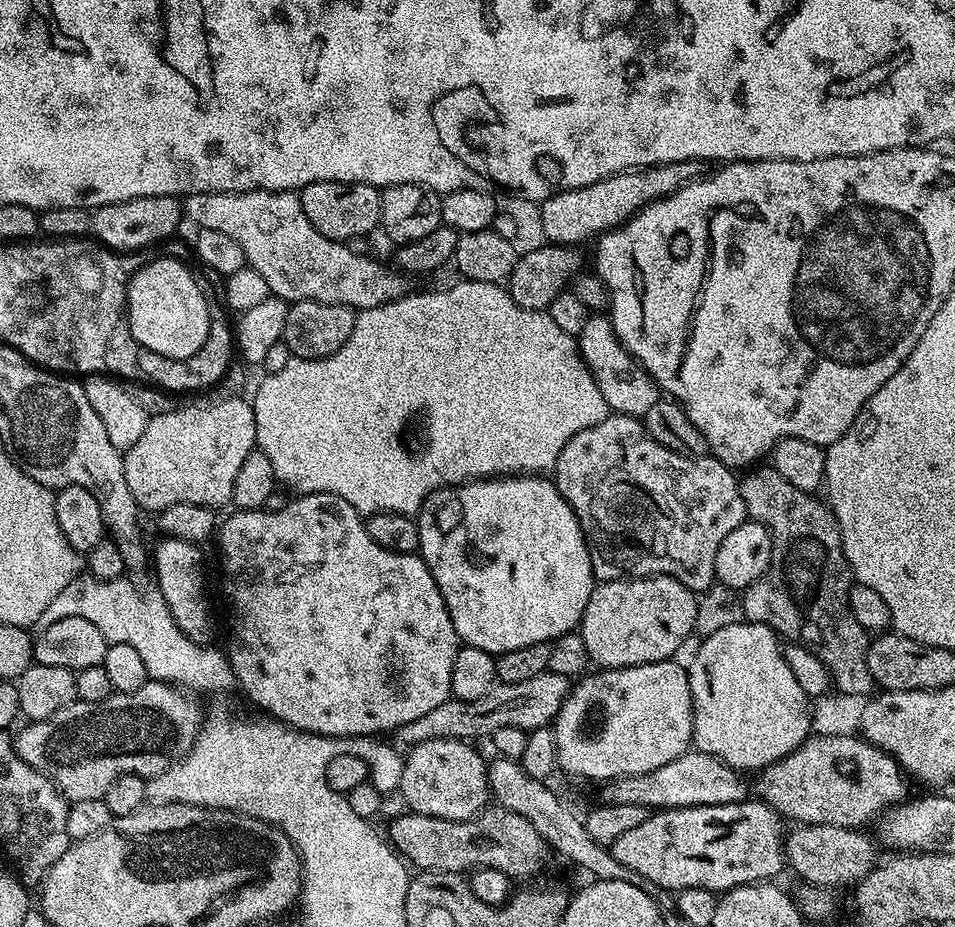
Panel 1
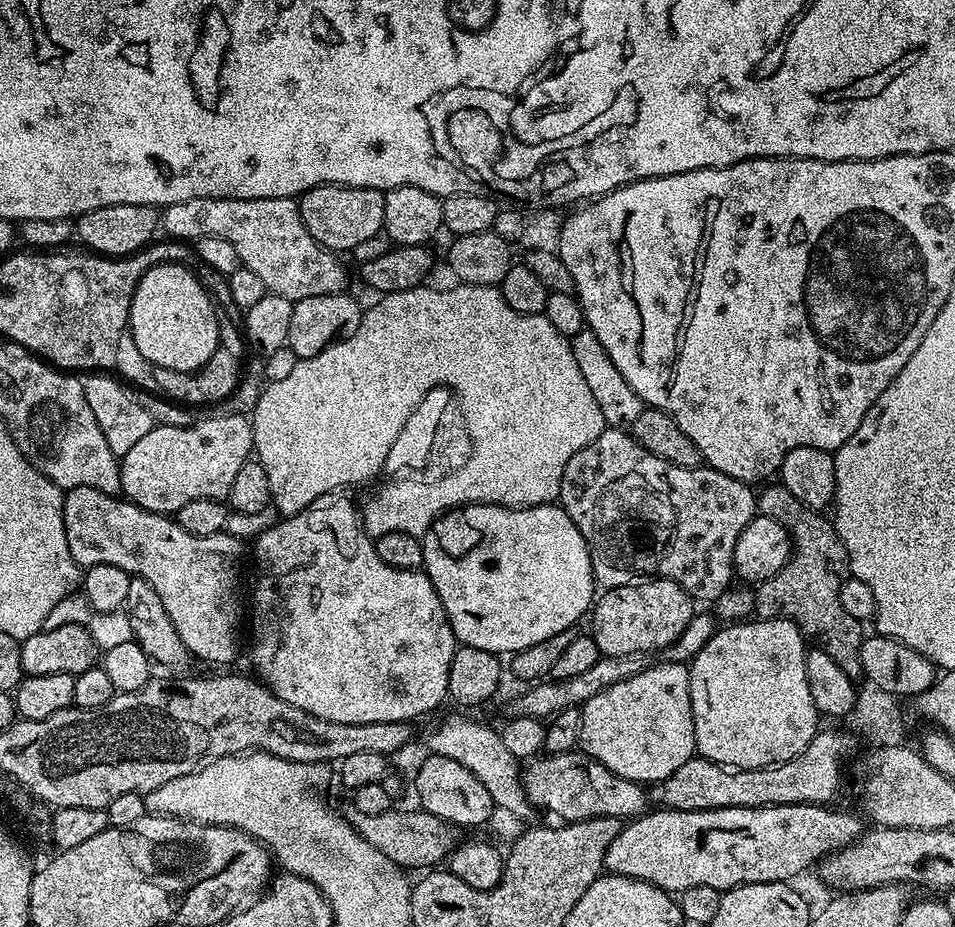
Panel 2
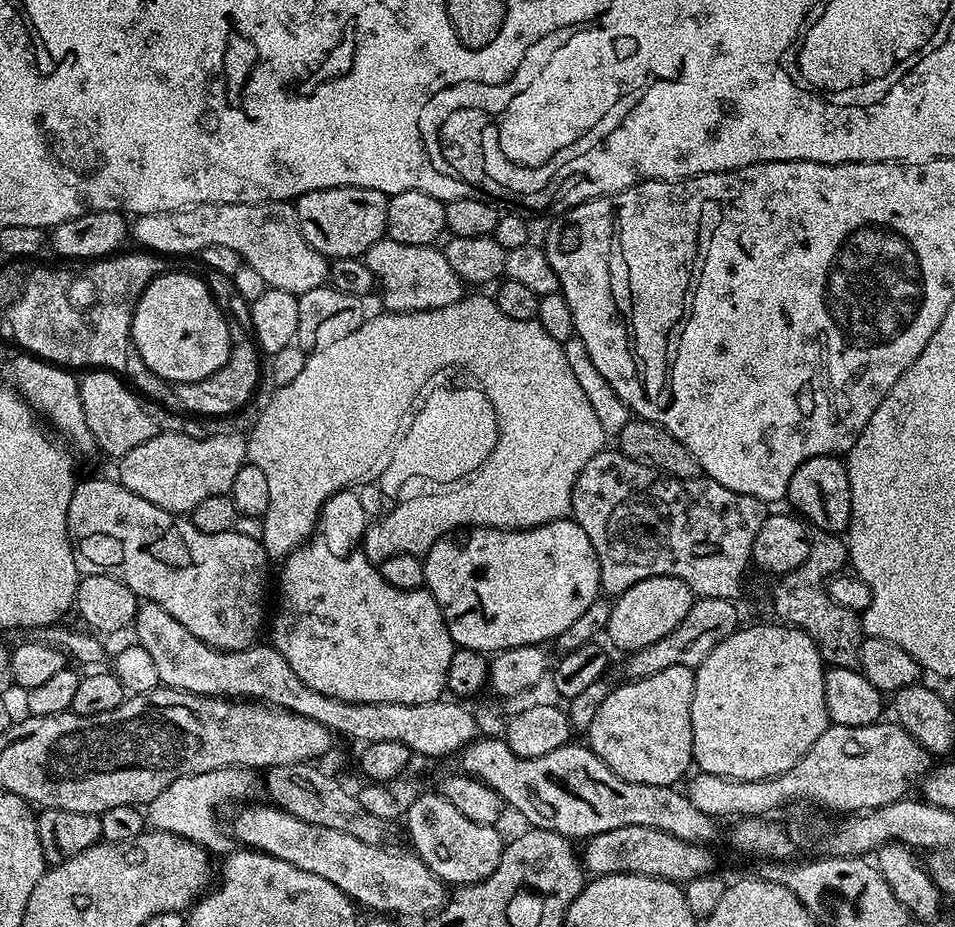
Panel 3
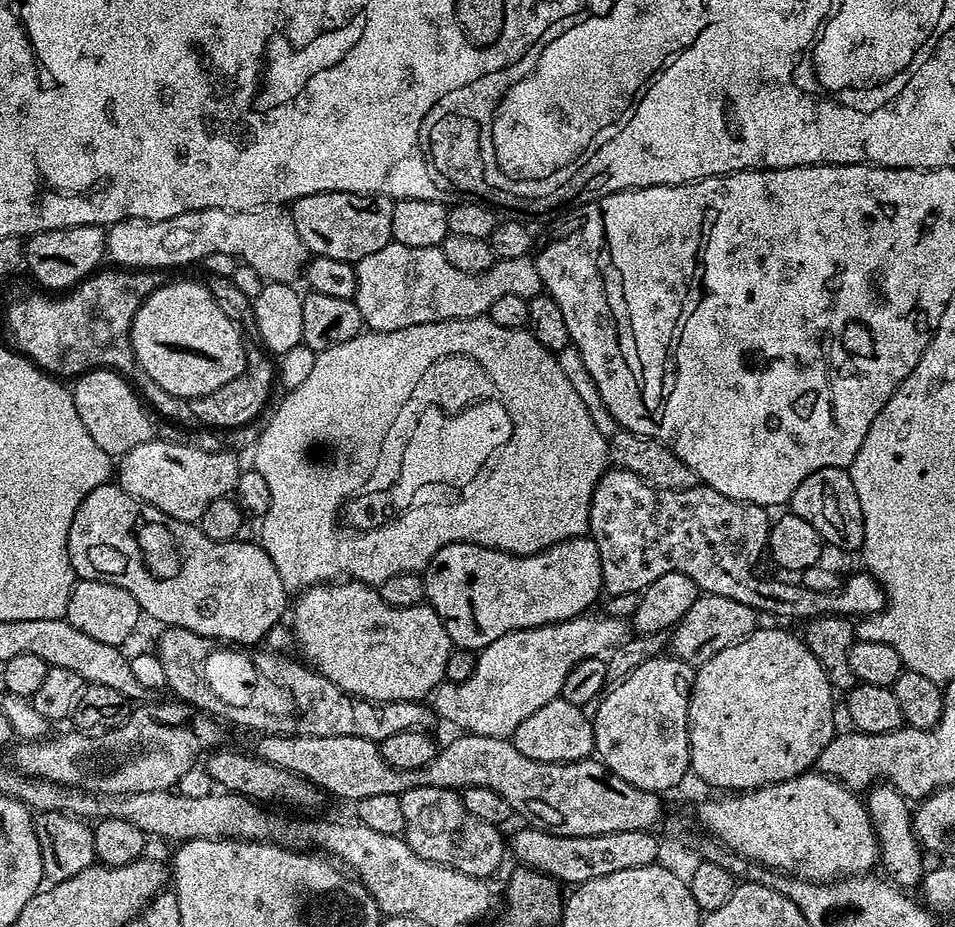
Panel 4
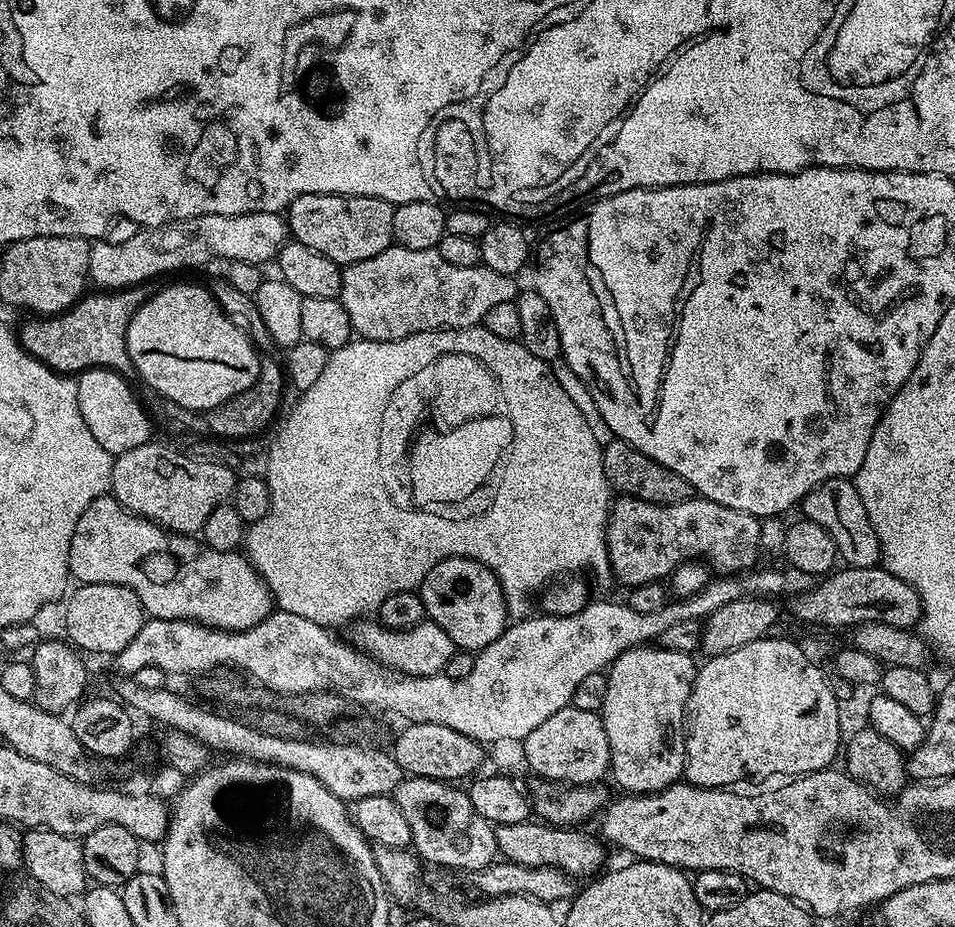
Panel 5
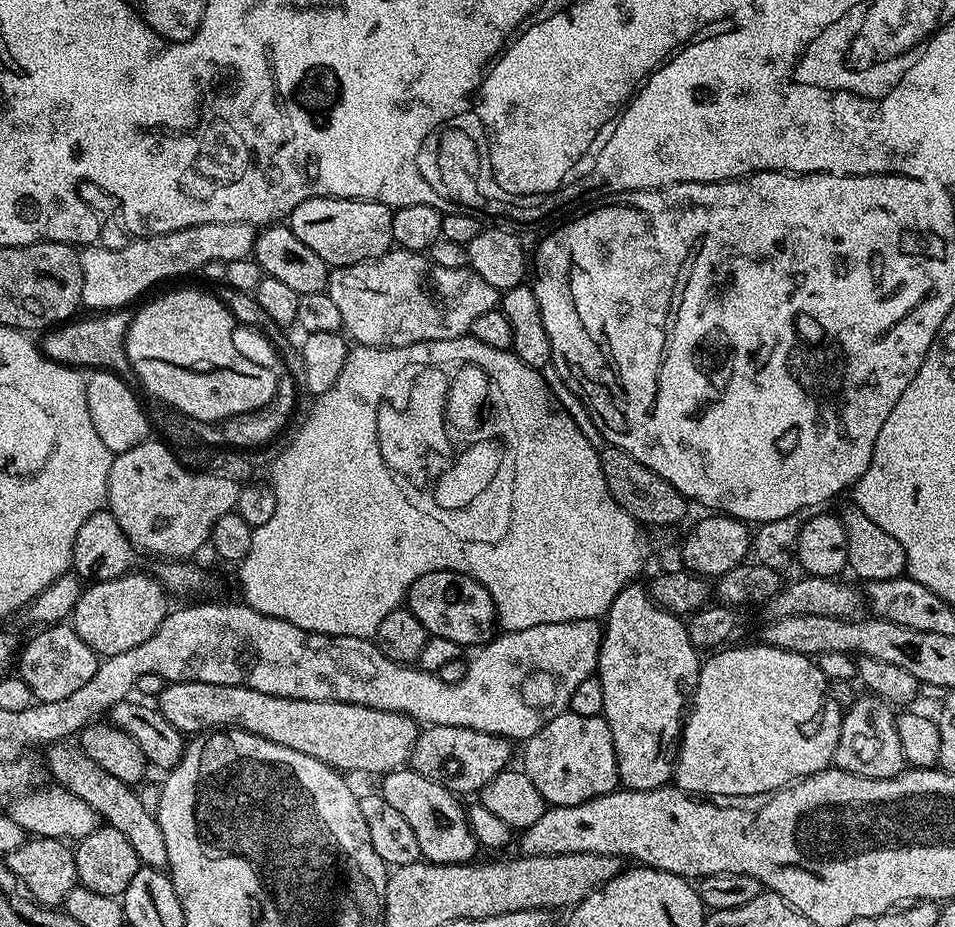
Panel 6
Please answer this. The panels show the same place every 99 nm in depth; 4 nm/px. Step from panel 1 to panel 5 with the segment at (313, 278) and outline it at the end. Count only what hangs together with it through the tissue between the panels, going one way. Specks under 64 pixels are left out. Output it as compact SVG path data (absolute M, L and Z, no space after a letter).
M251 212L227 216L226 214L206 214L185 220L175 220L173 224L163 224L161 228L136 230L133 236L111 244L108 238L100 238L92 244L88 274L91 283L100 290L115 290L143 285L144 280L152 280L159 272L176 272L179 268L203 269L210 258L226 258L238 262L267 265L275 261L280 247L289 239L290 233L285 217L279 212Z

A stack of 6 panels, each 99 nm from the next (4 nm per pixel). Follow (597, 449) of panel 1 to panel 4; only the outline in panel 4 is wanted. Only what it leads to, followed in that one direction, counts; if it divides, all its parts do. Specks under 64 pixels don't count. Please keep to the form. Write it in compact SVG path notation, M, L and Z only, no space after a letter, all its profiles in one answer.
M615 466L609 467L601 476L588 511L588 532L590 539L598 546L604 579L602 588L608 596L631 592L639 594L650 586L650 582L662 578L662 574L677 572L686 574L686 578L699 586L701 593L734 598L734 602L742 602L742 606L750 606L757 613L773 612L784 620L811 622L822 616L863 618L884 611L884 588L864 570L854 573L849 580L847 577L840 588L834 590L834 594L818 594L818 590L810 590L802 582L791 584L788 580L759 580L752 576L760 555L765 555L769 527L769 509L760 504L747 504L726 498L726 494L718 494L718 490L707 486L697 486L681 492L653 488L641 476Z

